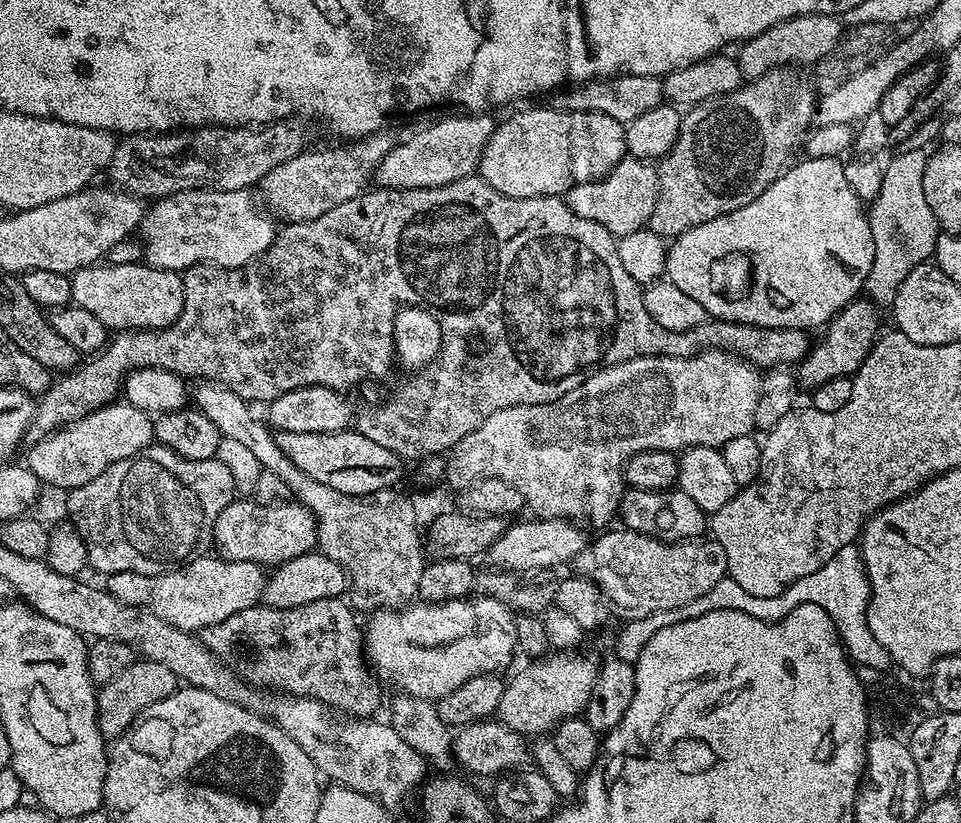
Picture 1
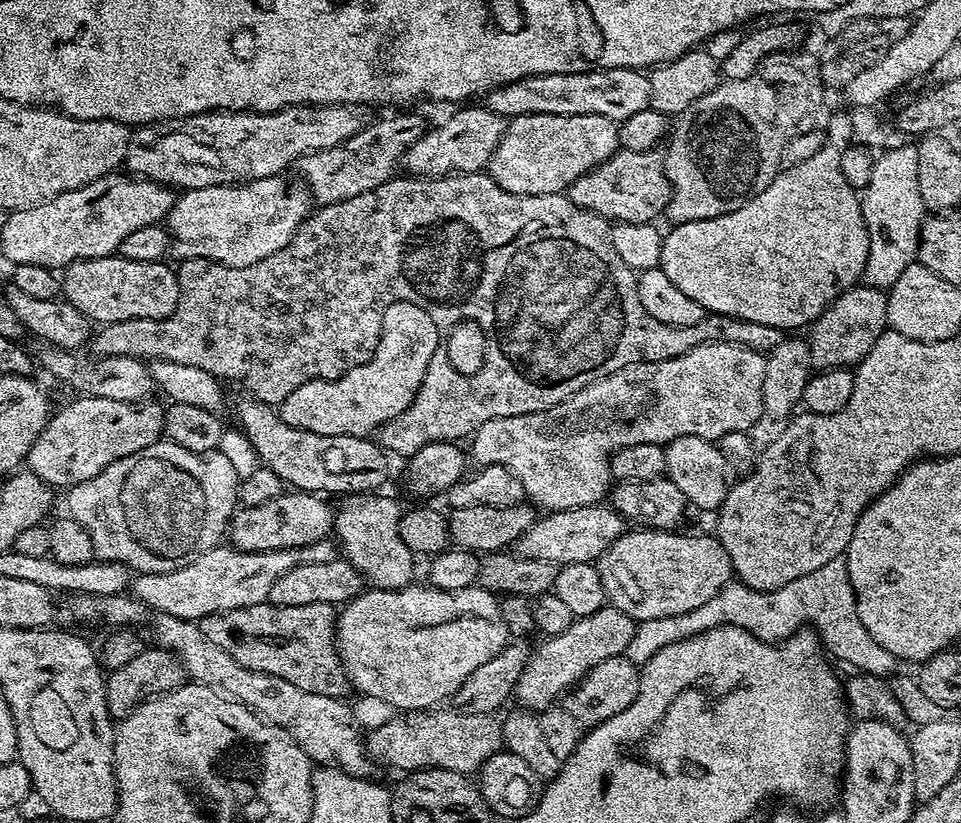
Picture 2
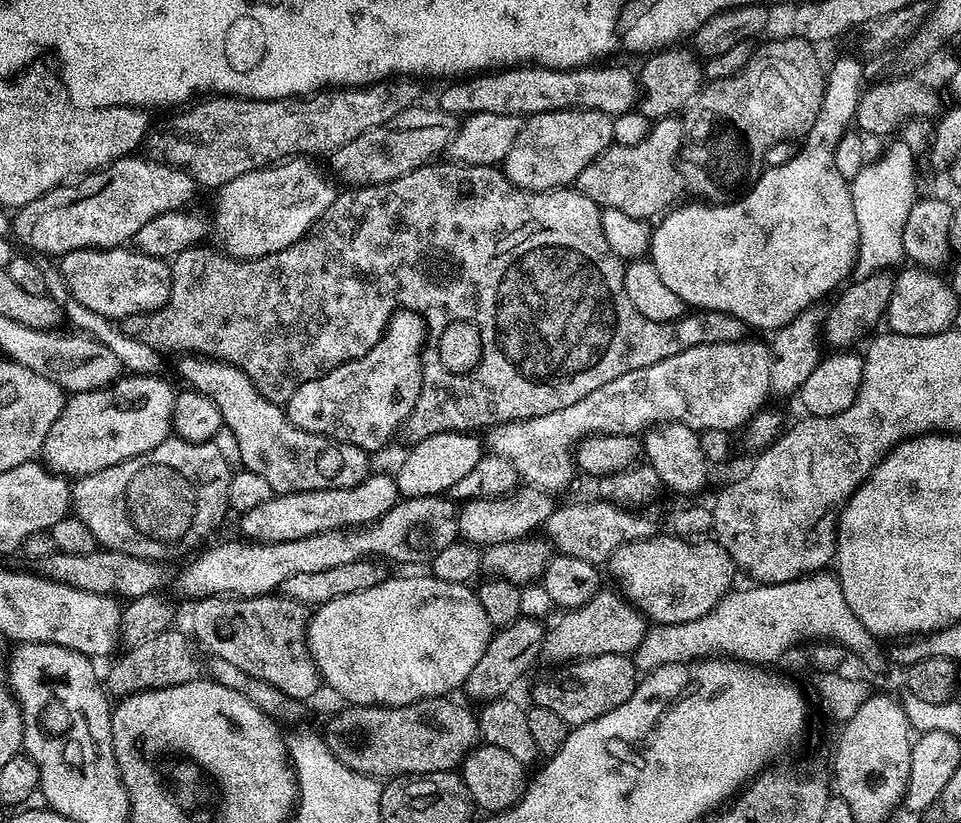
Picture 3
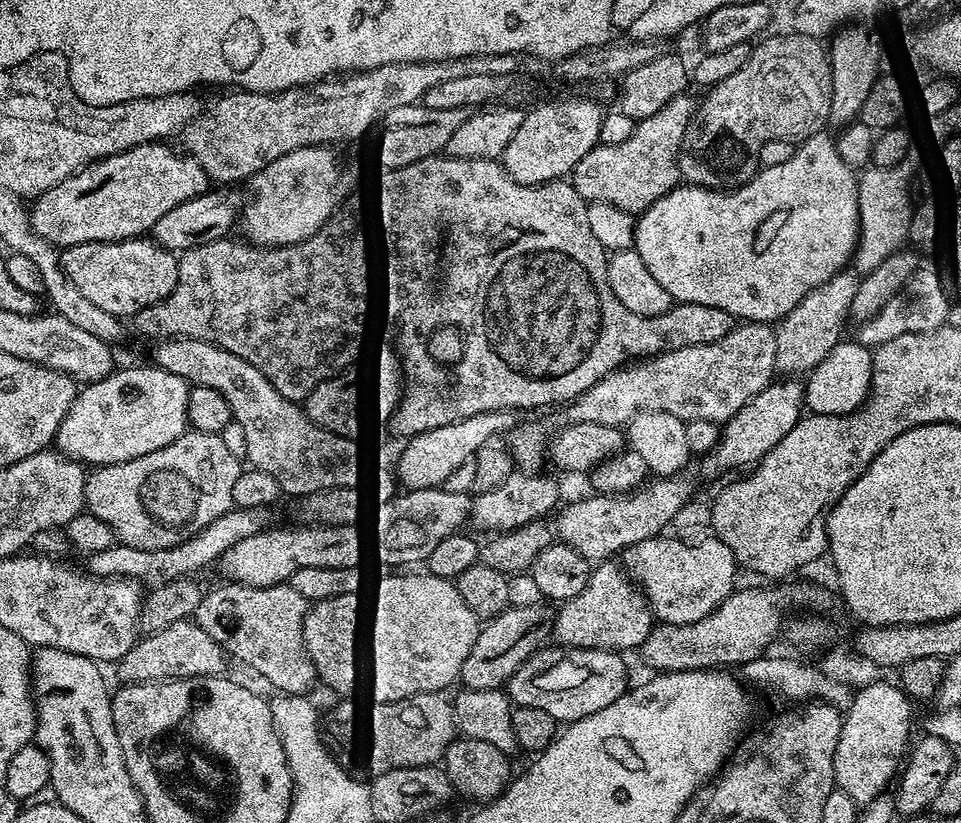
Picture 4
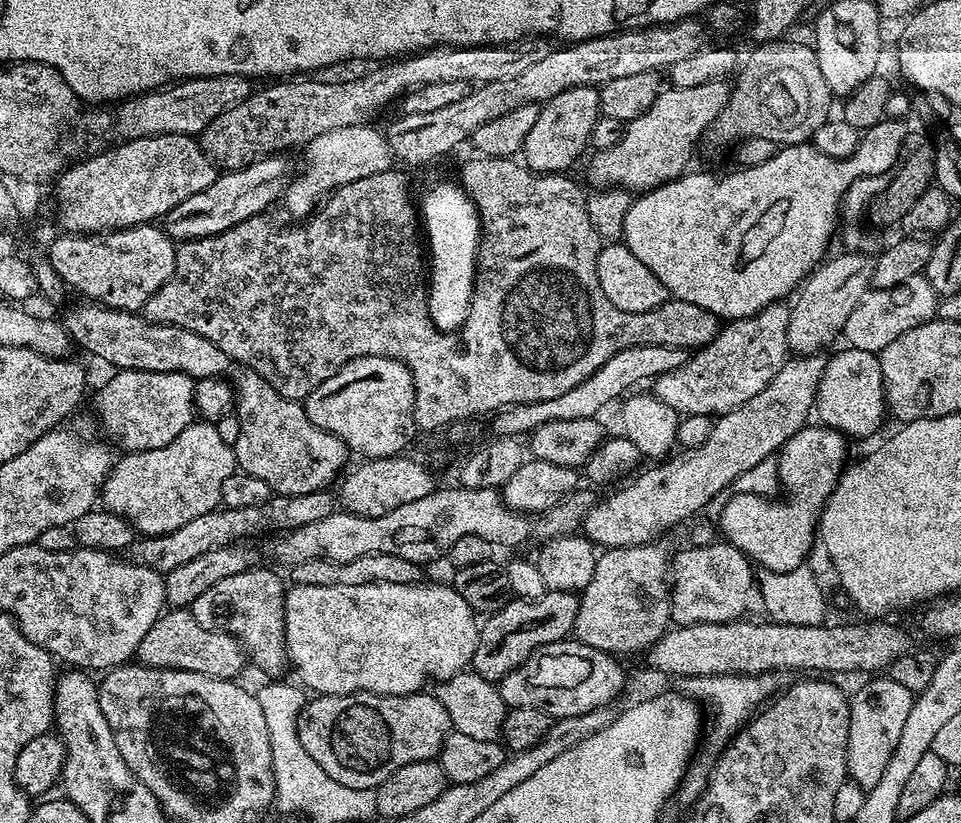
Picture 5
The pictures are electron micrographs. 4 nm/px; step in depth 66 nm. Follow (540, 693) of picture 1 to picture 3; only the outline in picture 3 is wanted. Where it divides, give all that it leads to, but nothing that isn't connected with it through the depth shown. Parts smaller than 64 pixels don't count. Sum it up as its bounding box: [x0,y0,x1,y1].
[542,590,646,666]

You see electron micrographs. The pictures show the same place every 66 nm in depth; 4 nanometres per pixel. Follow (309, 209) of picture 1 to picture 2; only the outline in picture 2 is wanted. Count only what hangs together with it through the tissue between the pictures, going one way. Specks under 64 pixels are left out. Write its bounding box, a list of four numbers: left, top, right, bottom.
[298,116,426,206]

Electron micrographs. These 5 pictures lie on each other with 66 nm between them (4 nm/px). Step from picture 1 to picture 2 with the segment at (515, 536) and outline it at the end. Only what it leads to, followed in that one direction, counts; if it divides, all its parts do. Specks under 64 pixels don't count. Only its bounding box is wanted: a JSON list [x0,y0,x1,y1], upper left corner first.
[514,504,626,566]

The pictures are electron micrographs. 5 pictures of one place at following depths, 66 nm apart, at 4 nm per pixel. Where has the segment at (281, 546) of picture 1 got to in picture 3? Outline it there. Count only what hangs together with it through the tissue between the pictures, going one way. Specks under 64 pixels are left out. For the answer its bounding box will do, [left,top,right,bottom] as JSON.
[239,474,400,544]

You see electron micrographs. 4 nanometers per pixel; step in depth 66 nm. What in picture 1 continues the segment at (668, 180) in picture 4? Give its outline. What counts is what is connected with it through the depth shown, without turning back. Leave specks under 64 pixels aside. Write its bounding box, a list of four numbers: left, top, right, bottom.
[562,155,657,238]

